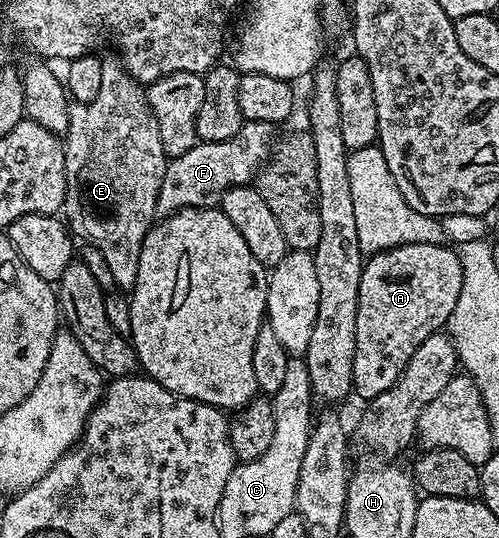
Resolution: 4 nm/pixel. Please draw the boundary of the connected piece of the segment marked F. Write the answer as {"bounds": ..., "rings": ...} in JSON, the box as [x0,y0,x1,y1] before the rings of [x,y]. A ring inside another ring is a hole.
{"bounds":[157,121,273,217],"rings":[[[247,121],[234,134],[234,138],[226,138],[222,142],[197,142],[186,154],[173,156],[165,163],[162,186],[158,190],[157,217],[172,216],[175,212],[181,212],[184,208],[214,208],[219,205],[224,194],[232,188],[243,188],[255,181],[259,171],[264,167],[273,147],[273,125],[266,122]]]}

